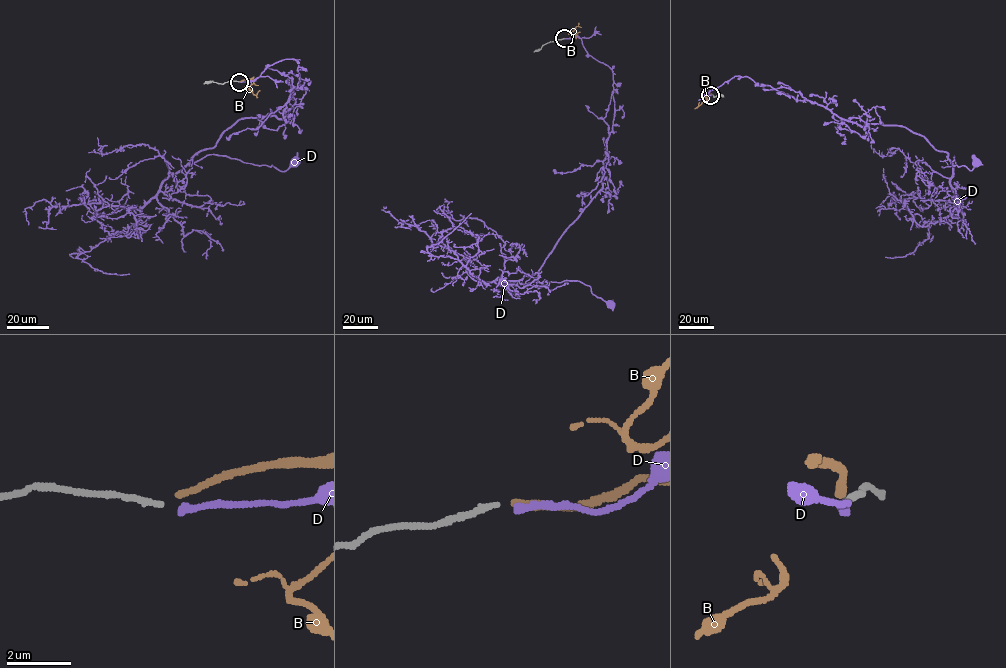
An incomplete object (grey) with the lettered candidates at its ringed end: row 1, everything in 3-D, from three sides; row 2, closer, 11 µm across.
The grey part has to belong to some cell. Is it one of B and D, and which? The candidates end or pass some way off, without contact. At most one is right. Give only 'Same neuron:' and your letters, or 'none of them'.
Same neuron: D

